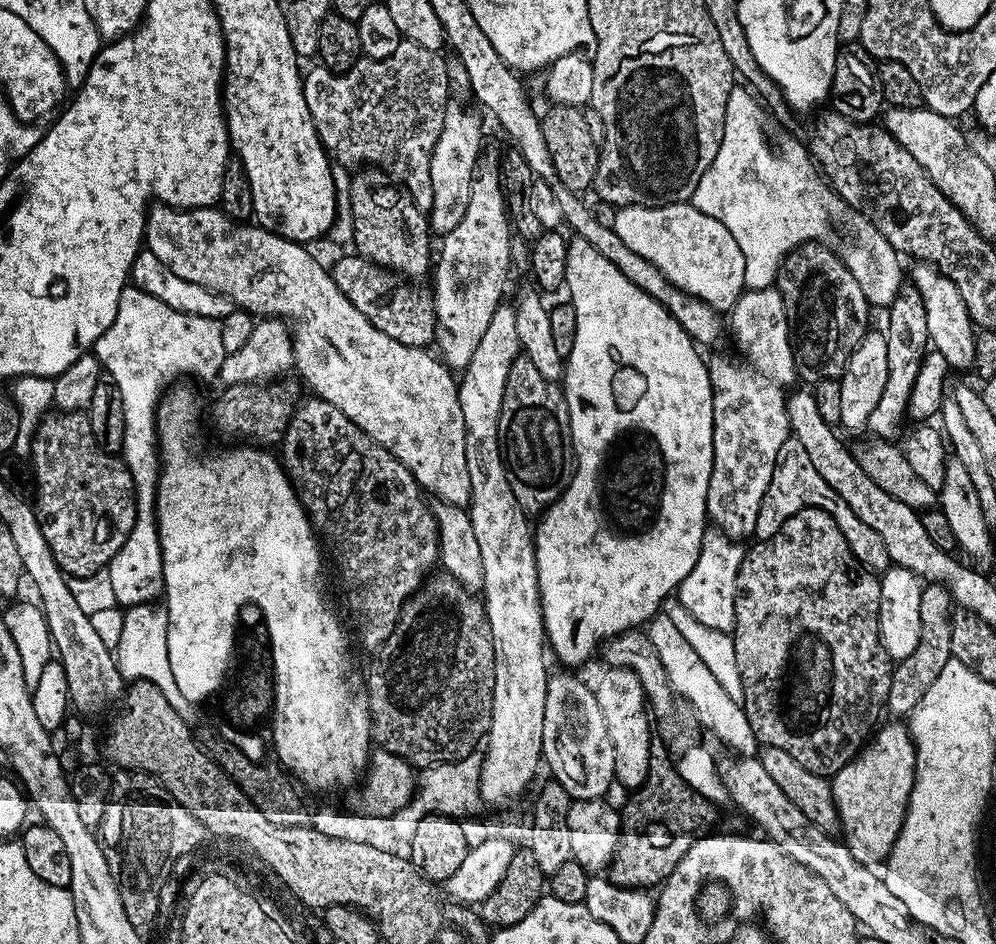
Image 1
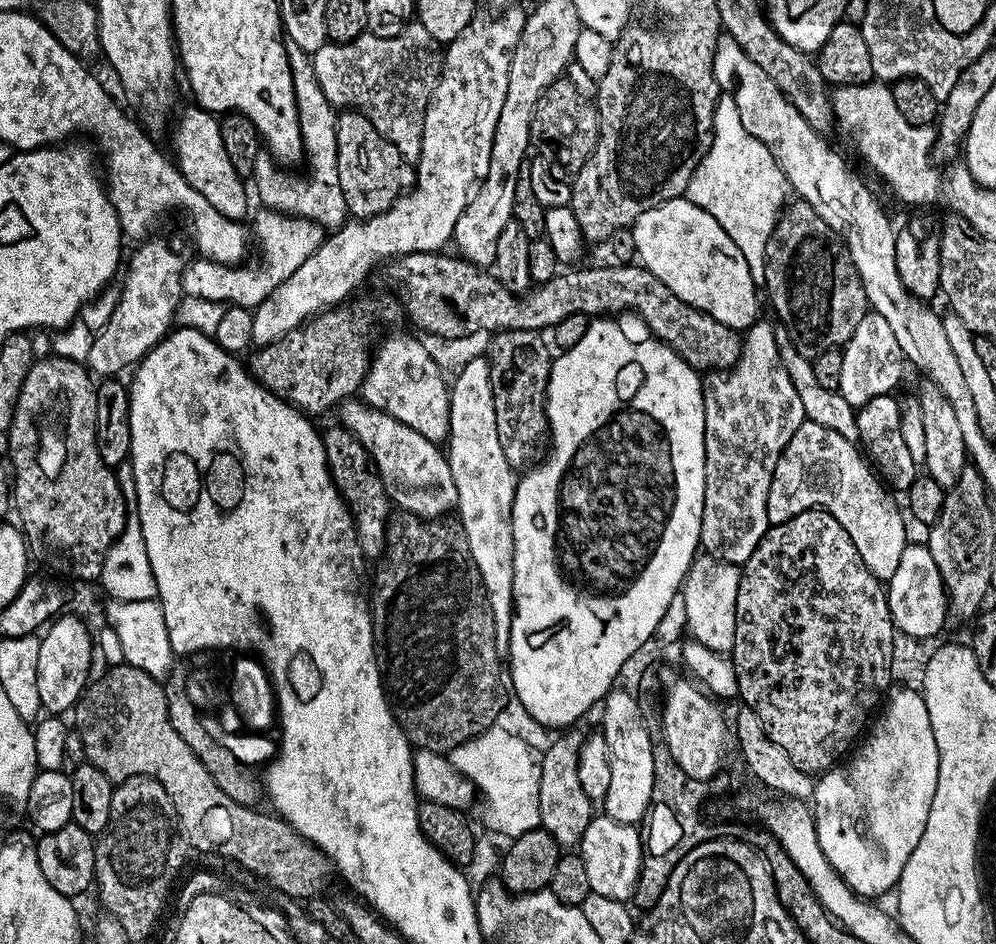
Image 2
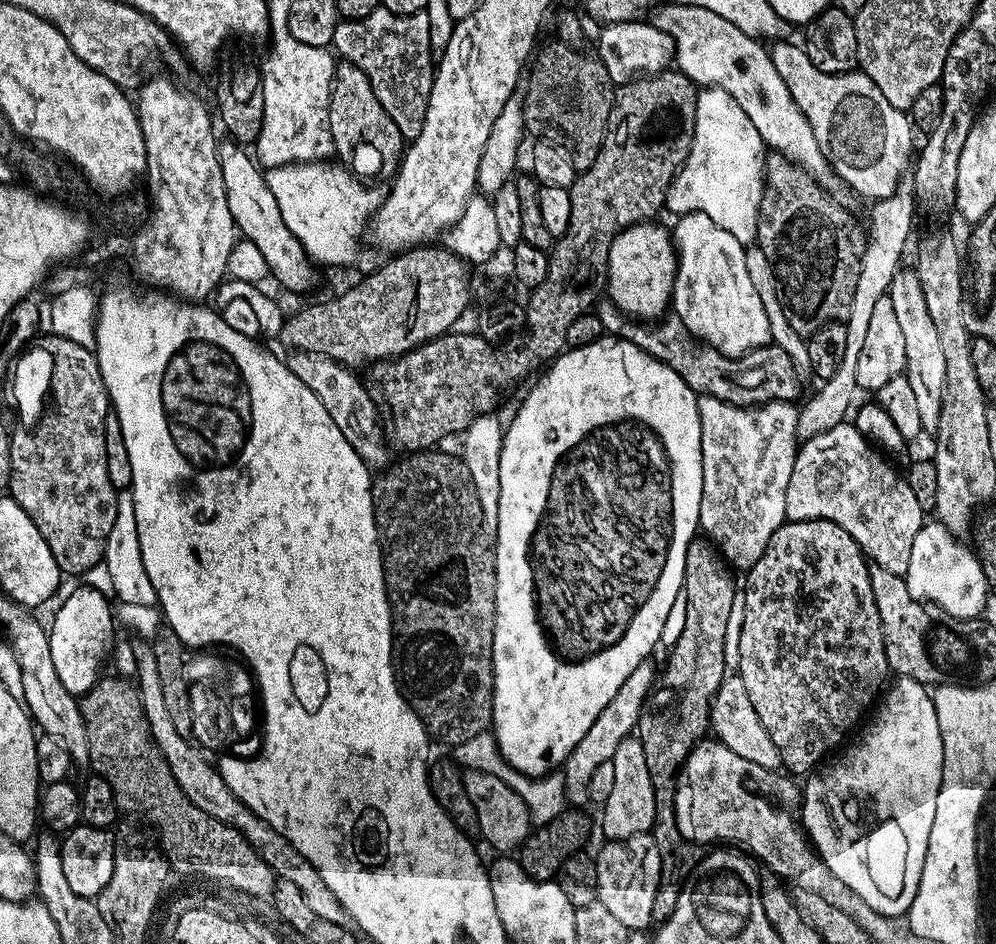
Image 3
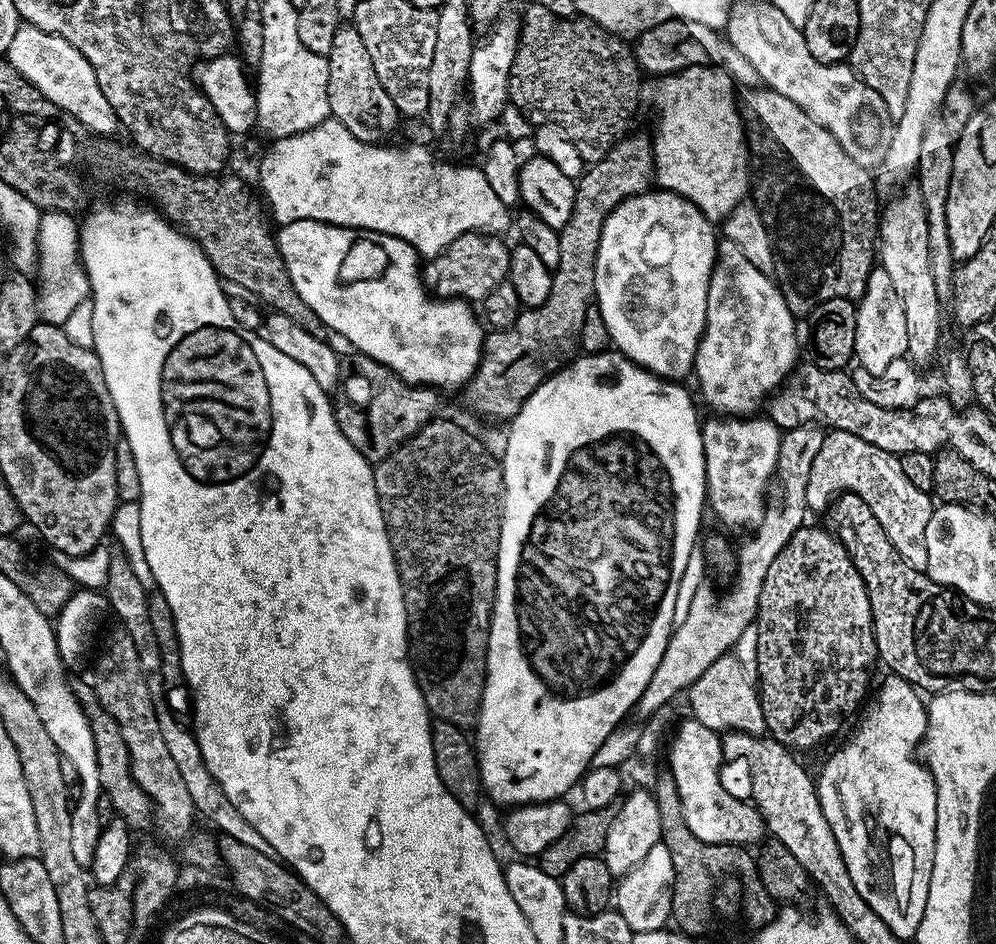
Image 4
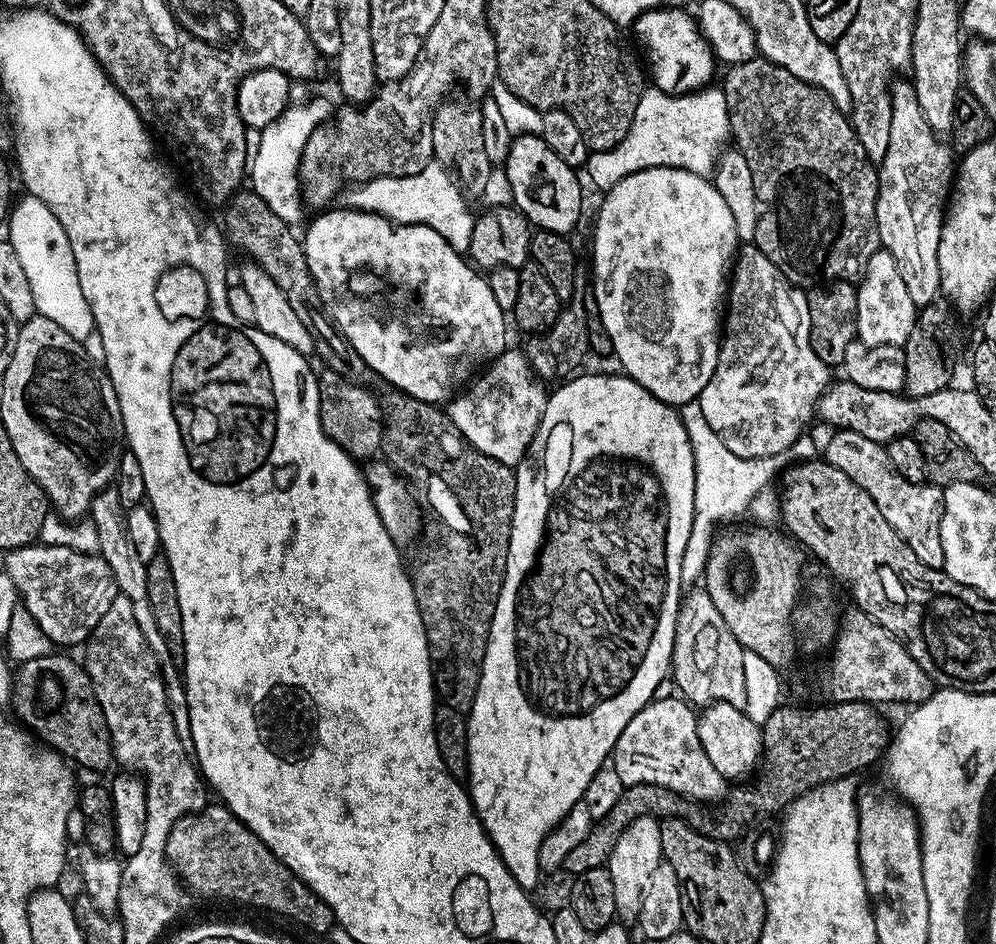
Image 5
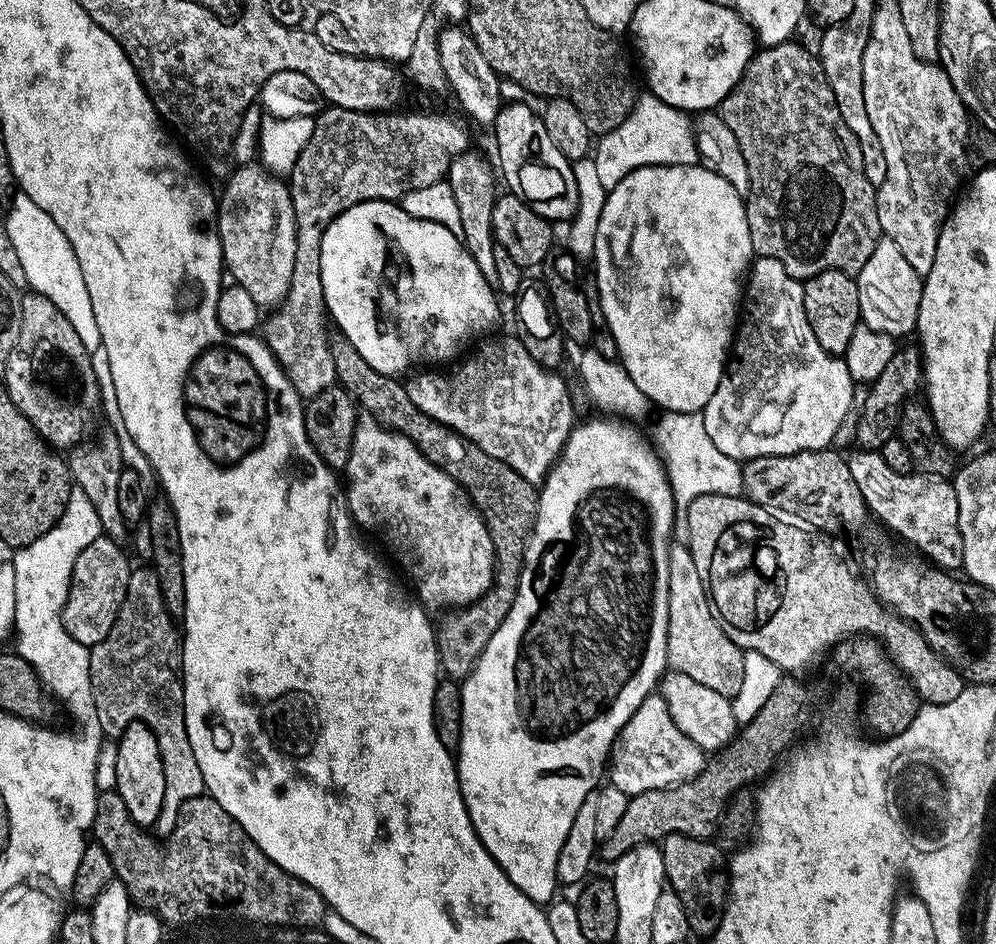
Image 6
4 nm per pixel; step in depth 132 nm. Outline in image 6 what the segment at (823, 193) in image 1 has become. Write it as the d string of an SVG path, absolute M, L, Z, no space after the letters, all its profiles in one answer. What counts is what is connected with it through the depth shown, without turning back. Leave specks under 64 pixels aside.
M644 94L637 99L622 126L610 130L595 141L594 159L602 186L611 190L618 186L618 182L622 182L622 178L626 178L626 174L647 168L650 164L697 163L696 130L689 113L662 102L657 96Z

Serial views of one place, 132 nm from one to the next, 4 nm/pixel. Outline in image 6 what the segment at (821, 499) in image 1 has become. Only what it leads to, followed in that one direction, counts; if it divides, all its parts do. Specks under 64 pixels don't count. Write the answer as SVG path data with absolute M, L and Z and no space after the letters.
M856 450L853 456L847 457L850 474L858 490L862 490L862 498L866 502L869 513L876 516L892 532L897 532L909 540L917 548L921 557L927 558L935 567L945 570L963 569L962 534L958 530L958 498L956 485L951 479L937 478L927 474L898 474L898 470L890 470L885 460L876 450Z

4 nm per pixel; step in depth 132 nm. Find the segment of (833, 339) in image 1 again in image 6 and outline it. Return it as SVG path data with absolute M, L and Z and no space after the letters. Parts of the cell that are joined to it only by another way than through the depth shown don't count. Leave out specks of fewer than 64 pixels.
M796 43L775 44L772 48L761 47L746 66L740 81L730 90L730 94L726 94L718 109L726 126L730 126L731 132L734 133L734 138L738 138L738 146L742 146L742 158L746 158L746 166L750 170L750 190L746 197L746 207L752 251L757 257L778 258L778 262L786 266L788 273L801 282L826 270L858 274L862 266L866 266L870 254L874 254L874 246L882 239L876 209L876 188L862 170L862 146L858 146L858 138L850 134L850 126L846 126L846 122L842 122L842 114L838 114L834 90L830 90L830 82L826 82L826 74L822 70L817 53L807 52L802 45Z

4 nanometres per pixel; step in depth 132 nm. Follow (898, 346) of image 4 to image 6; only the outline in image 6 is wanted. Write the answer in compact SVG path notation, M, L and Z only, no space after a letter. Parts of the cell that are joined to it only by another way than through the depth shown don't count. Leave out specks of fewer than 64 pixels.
M882 238L874 246L874 254L870 254L866 266L855 277L858 286L858 302L860 303L860 318L870 330L878 330L882 334L890 334L893 338L901 338L909 332L915 333L922 290L922 277L906 262L902 250L893 240Z

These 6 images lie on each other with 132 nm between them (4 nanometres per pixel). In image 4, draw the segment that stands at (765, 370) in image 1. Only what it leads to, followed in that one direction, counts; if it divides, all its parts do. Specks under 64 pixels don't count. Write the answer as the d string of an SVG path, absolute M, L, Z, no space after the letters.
M716 414L713 420L703 421L700 433L704 447L704 469L706 470L706 504L728 528L748 528L754 530L764 518L765 492L775 474L782 430L770 418L737 418Z

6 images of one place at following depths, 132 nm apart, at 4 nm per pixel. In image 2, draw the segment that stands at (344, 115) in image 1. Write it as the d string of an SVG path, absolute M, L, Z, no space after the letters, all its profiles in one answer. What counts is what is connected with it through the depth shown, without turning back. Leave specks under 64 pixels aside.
M408 24L402 34L394 38L378 38L371 34L360 36L354 42L345 44L324 44L317 52L311 53L314 74L323 94L336 110L355 110L365 116L398 150L405 160L415 162L420 159L426 110L434 94L440 73L444 71L442 46L419 24Z

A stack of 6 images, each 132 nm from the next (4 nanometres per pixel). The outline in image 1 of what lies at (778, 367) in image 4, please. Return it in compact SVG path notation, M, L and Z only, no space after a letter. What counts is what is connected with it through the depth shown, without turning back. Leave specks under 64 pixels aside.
M691 202L682 204L667 204L661 208L647 208L632 204L628 208L619 209L617 218L613 226L618 238L630 246L630 250L635 250L637 254L642 254L648 262L654 262L658 270L674 286L678 286L684 292L696 296L702 302L706 302L710 307L717 310L731 310L738 302L738 298L745 292L744 279L746 278L746 258L742 250L738 250L738 242L734 242L734 234L718 222L718 218L710 218L710 214L702 214Z

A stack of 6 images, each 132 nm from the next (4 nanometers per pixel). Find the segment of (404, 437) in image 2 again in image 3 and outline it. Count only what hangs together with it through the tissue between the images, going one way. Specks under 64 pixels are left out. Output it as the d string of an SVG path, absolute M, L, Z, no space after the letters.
M313 352L291 353L292 357L287 357L288 369L294 374L294 378L299 378L304 385L310 386L314 390L314 398L326 406L326 414L334 418L334 426L342 430L342 438L354 446L358 458L362 458L369 469L380 470L389 463L388 448L389 441L384 435L384 429L380 423L380 415L376 413L374 402L368 393L367 383L360 380L355 371L345 368L343 364L334 362L325 356L315 356Z

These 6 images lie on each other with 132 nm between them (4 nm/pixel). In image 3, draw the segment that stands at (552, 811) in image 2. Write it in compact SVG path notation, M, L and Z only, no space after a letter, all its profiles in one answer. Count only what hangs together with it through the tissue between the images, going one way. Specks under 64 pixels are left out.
M652 662L640 664L638 670L634 670L634 674L630 674L630 678L626 678L626 682L622 682L618 694L614 694L614 698L610 698L606 710L602 710L602 714L598 714L594 726L590 726L590 730L586 730L582 742L578 742L578 746L574 746L572 753L566 757L562 771L565 776L565 794L569 805L584 806L589 803L590 777L594 775L594 770L598 770L598 766L602 766L602 762L612 760L614 750L618 750L618 746L622 746L622 742L629 739L639 729L640 716L654 691L657 675L658 668L655 668Z

